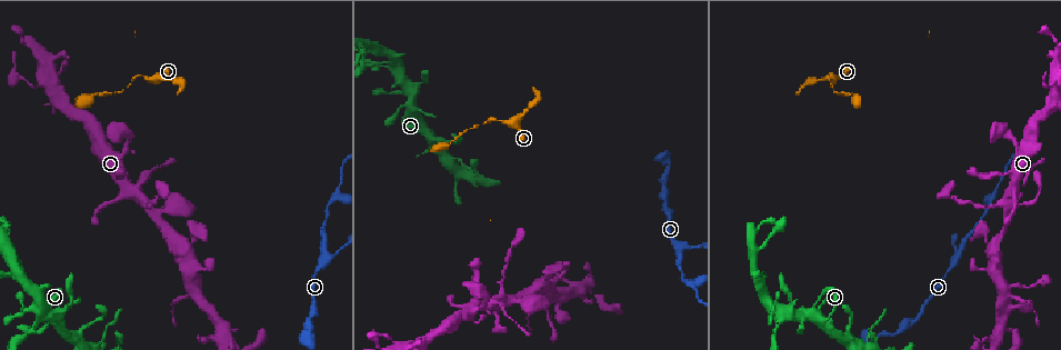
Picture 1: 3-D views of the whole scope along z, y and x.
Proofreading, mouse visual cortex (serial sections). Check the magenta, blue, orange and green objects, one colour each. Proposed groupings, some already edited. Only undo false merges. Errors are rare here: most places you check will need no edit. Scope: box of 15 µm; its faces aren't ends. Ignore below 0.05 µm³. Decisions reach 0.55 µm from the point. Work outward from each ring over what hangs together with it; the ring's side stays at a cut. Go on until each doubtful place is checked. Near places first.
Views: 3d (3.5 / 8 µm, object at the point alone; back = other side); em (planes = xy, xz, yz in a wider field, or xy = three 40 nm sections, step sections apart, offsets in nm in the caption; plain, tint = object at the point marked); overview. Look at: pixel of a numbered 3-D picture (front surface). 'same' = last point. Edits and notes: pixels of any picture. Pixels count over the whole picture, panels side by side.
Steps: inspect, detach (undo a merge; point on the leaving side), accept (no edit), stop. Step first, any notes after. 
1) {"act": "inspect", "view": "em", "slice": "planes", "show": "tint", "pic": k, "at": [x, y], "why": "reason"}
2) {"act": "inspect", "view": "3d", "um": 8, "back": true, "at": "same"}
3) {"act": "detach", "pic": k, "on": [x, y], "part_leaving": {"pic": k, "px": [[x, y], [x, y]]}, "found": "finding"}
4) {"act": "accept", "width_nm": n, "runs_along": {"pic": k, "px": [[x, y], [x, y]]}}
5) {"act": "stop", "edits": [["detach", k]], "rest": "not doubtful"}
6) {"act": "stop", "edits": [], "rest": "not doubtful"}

{"act": "inspect", "view": "3d", "um": 3.5, "pic": 1, "at": [325, 259], "why": "arms part here"}

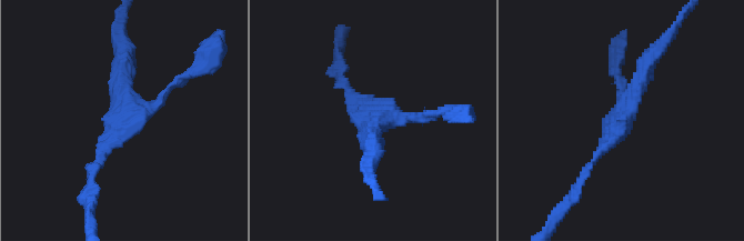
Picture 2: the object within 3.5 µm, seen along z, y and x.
{"act": "inspect", "view": "em", "slice": "xy", "step": 1, "show": "tint", "pic": 2, "at": [129, 119]}

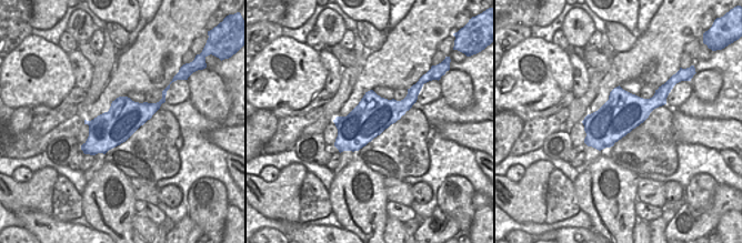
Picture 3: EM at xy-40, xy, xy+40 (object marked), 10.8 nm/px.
{"act": "accept", "width_nm": 400, "runs_along": {"pic": 2, "px": [[586, 173], [654, 54]]}, "found": "continuous, no second cell"}

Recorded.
{"act": "inspect", "view": "3d", "um": 3.5, "pic": 1, "at": [691, 281], "why": "a fork"}

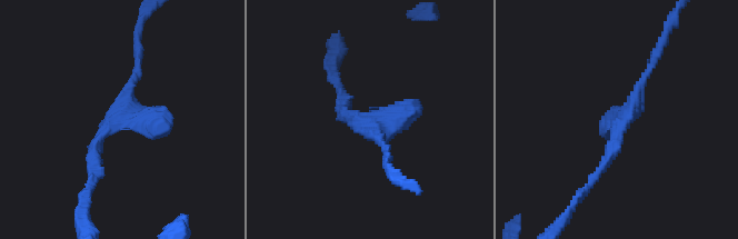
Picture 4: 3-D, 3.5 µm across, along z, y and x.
{"act": "inspect", "view": "em", "slice": "xy", "step": 2, "show": "tint", "pic": 4, "at": [623, 120], "arms": 3, "arm_widths_nm": [150, 150, 300], "why": "need the tissue"}

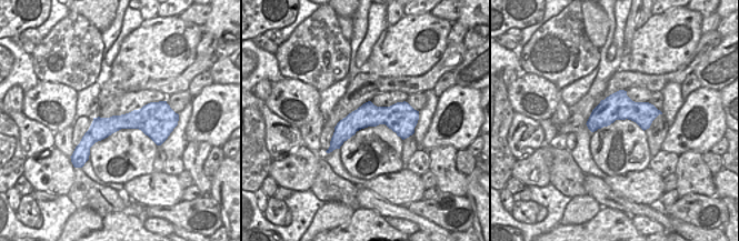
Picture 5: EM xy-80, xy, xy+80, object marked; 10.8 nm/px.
{"act": "accept", "width_nm": 260, "runs_along": {"pic": 4, "px": [[90, 180], [93, 146], [115, 119], [169, 129]]}, "found": "one cell here"}

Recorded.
{"act": "inspect", "view": "3d", "um": 3.5, "pic": 1, "at": [129, 83], "why": "abrupt turn"}

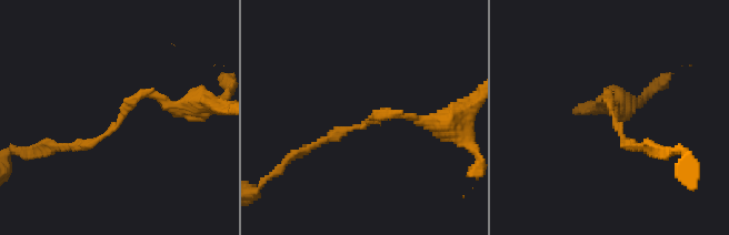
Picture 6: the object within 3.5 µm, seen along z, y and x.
{"act": "inspect", "view": "em", "slice": "xy", "step": 3, "show": "tint", "pic": 6, "at": [118, 122], "arm_widths_nm": [100, 150], "why": "need the tissue"}

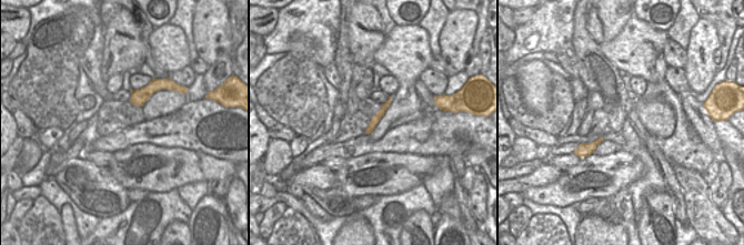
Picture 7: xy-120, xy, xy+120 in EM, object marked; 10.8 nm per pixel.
{"act": "accept", "runs_along": {"pic": 7, "px": [[385, 105], [368, 131]]}, "found": "one cell here"}

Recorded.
{"act": "stop", "edits": [], "rest": "not doubtful"}

